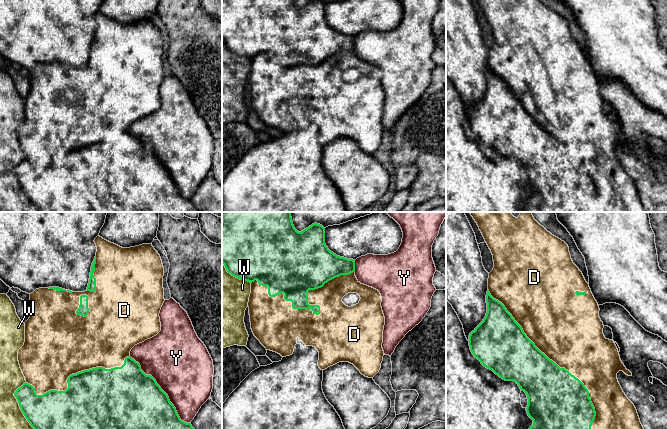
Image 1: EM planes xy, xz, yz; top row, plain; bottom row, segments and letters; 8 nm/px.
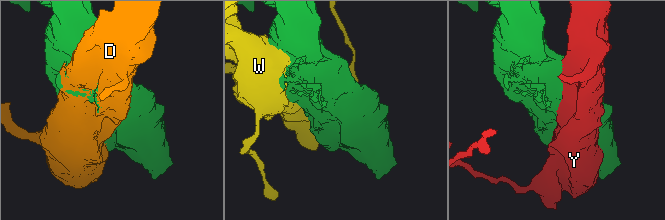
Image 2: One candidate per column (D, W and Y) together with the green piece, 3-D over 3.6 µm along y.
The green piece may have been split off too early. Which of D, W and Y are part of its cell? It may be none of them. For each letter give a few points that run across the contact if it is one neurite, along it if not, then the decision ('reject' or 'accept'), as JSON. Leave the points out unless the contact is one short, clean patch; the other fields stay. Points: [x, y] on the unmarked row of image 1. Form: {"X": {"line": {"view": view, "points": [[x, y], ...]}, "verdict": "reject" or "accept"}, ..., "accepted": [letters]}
{"D": {"verdict": "reject"}, "W": {"verdict": "reject"}, "Y": {"verdict": "reject"}, "accepted": []}

